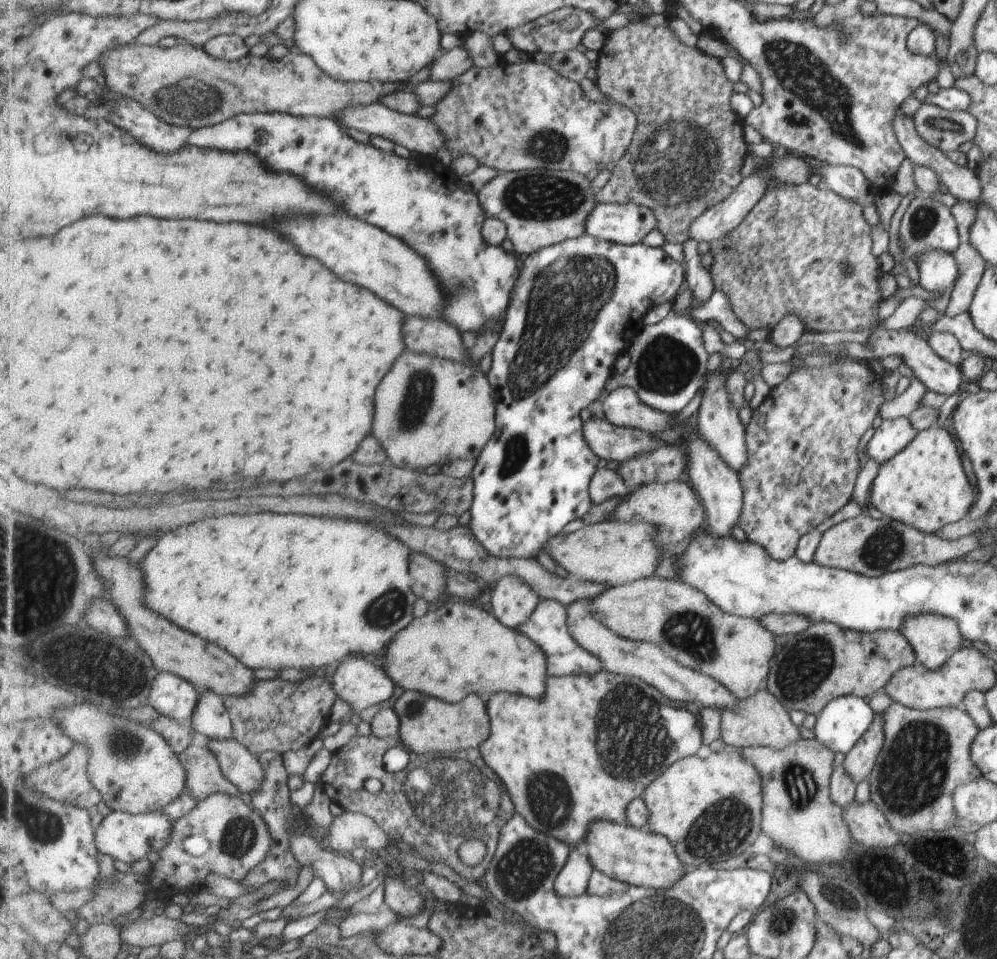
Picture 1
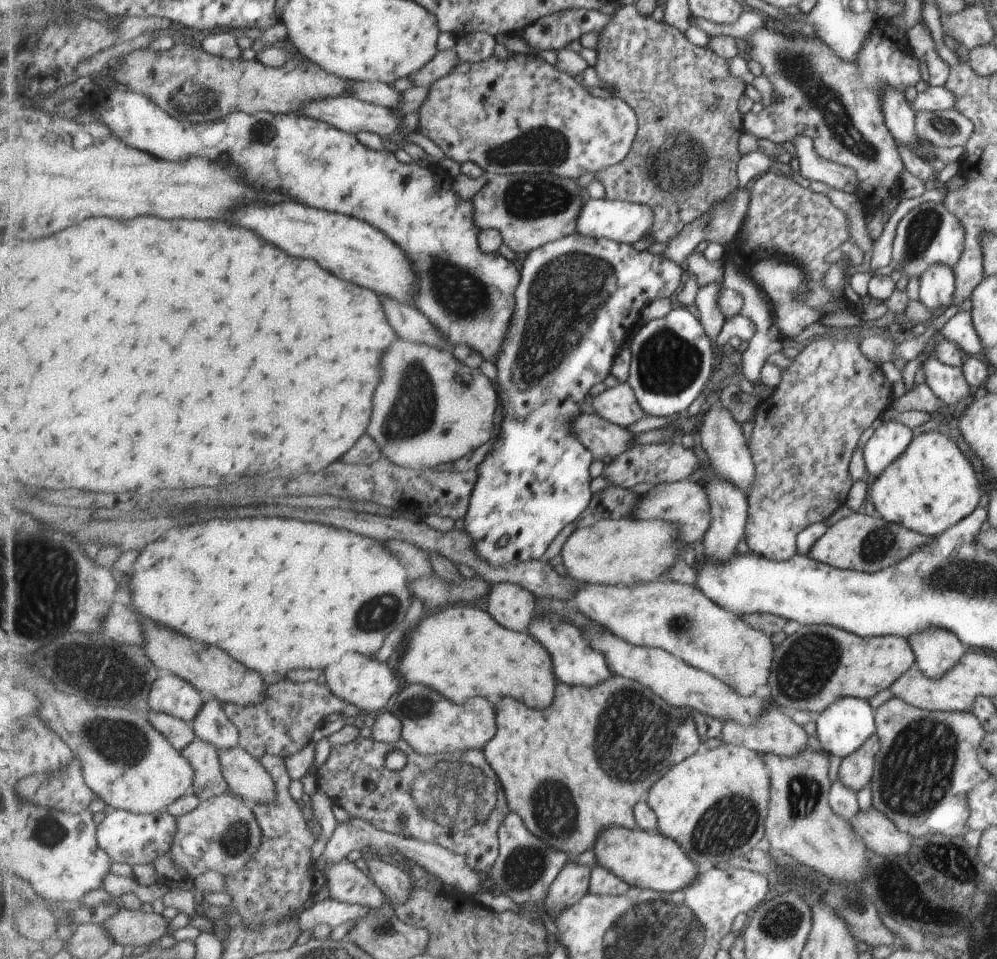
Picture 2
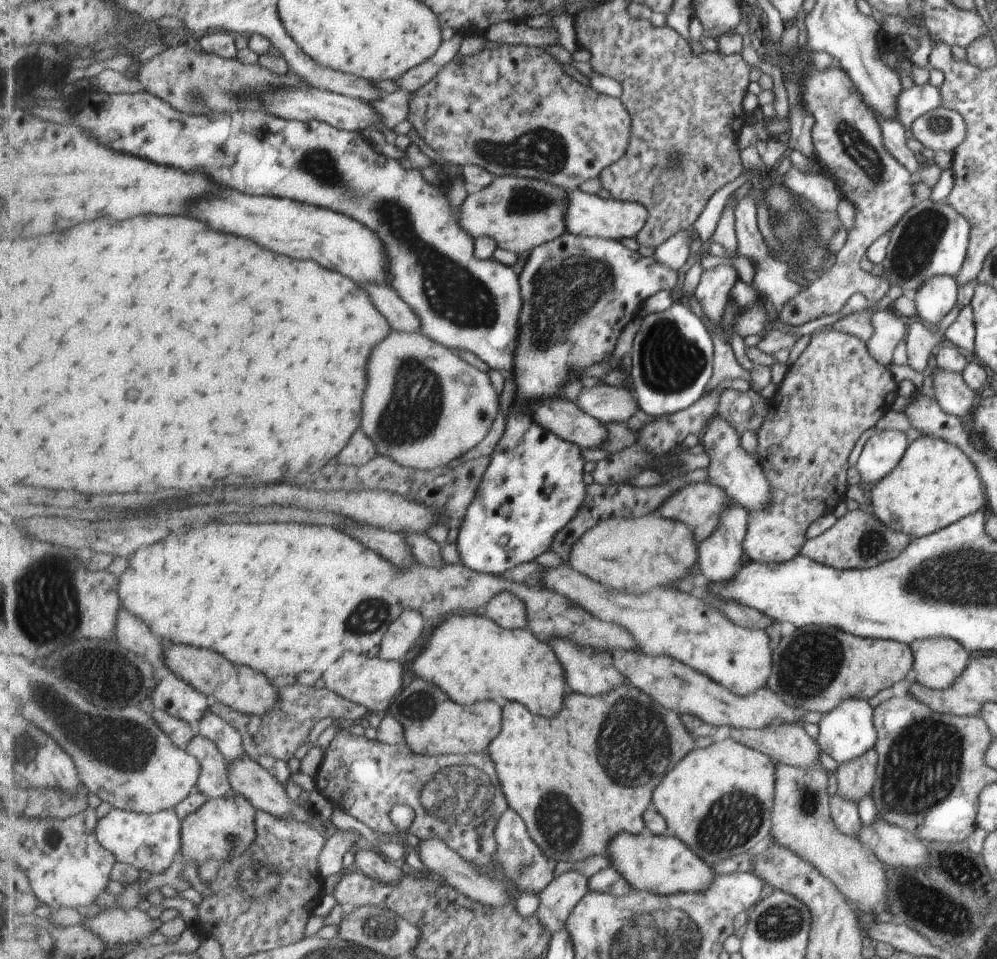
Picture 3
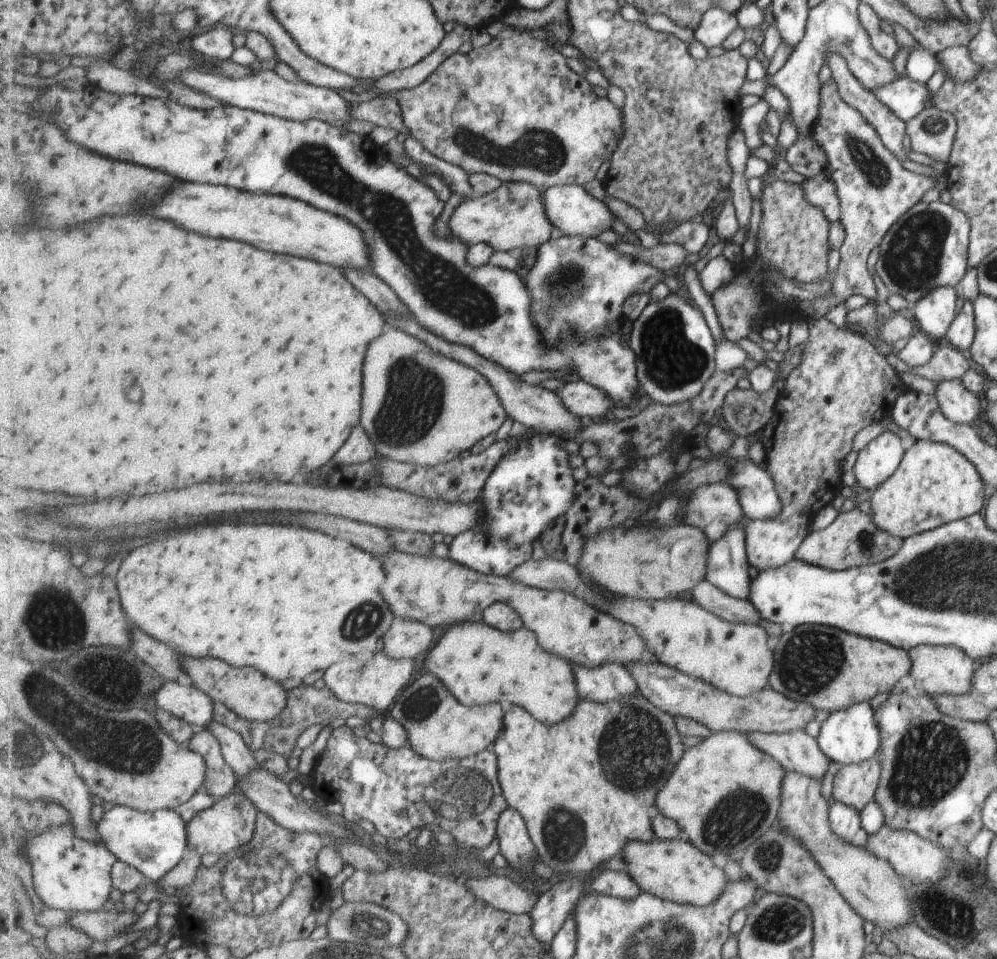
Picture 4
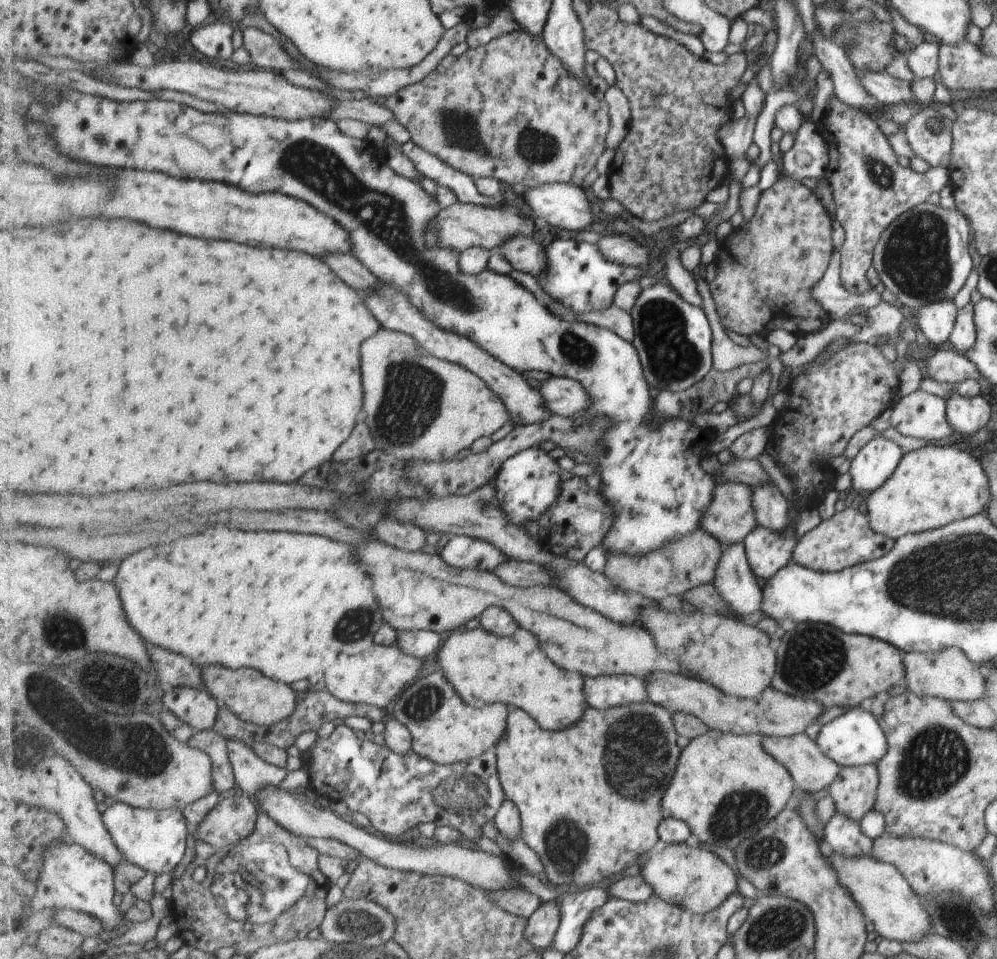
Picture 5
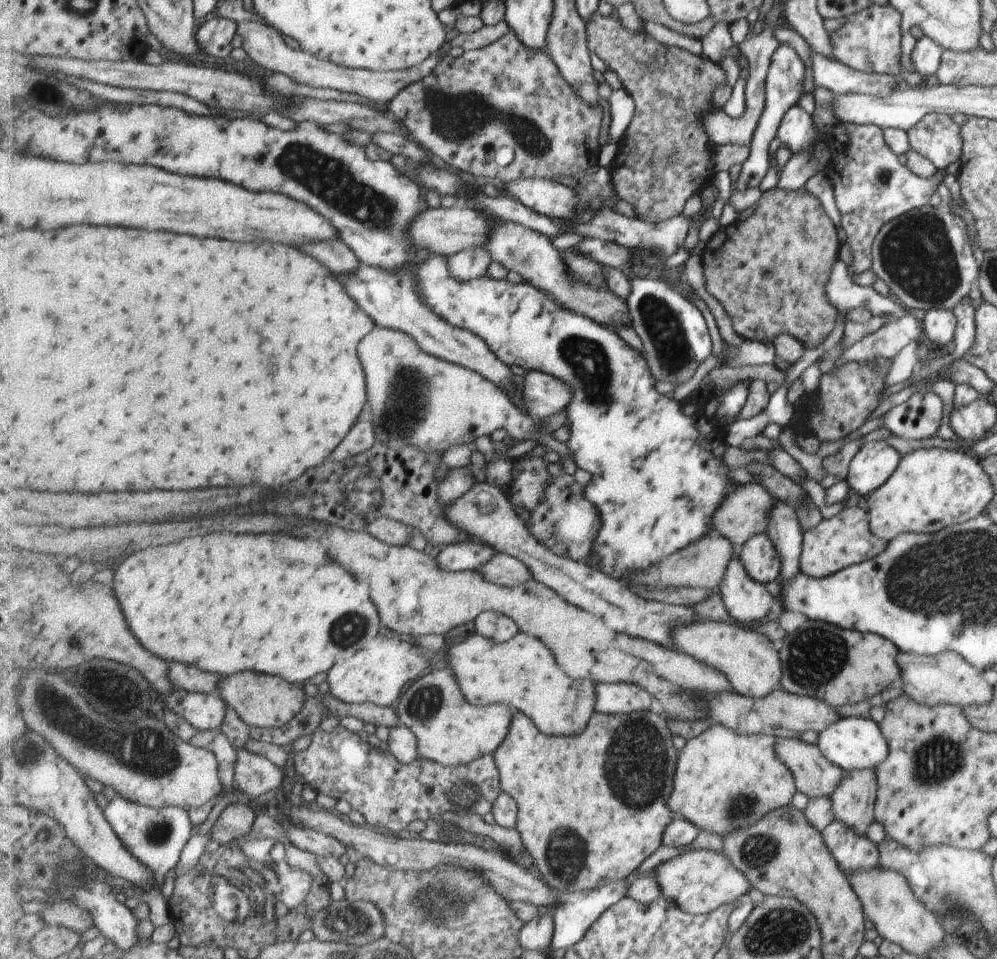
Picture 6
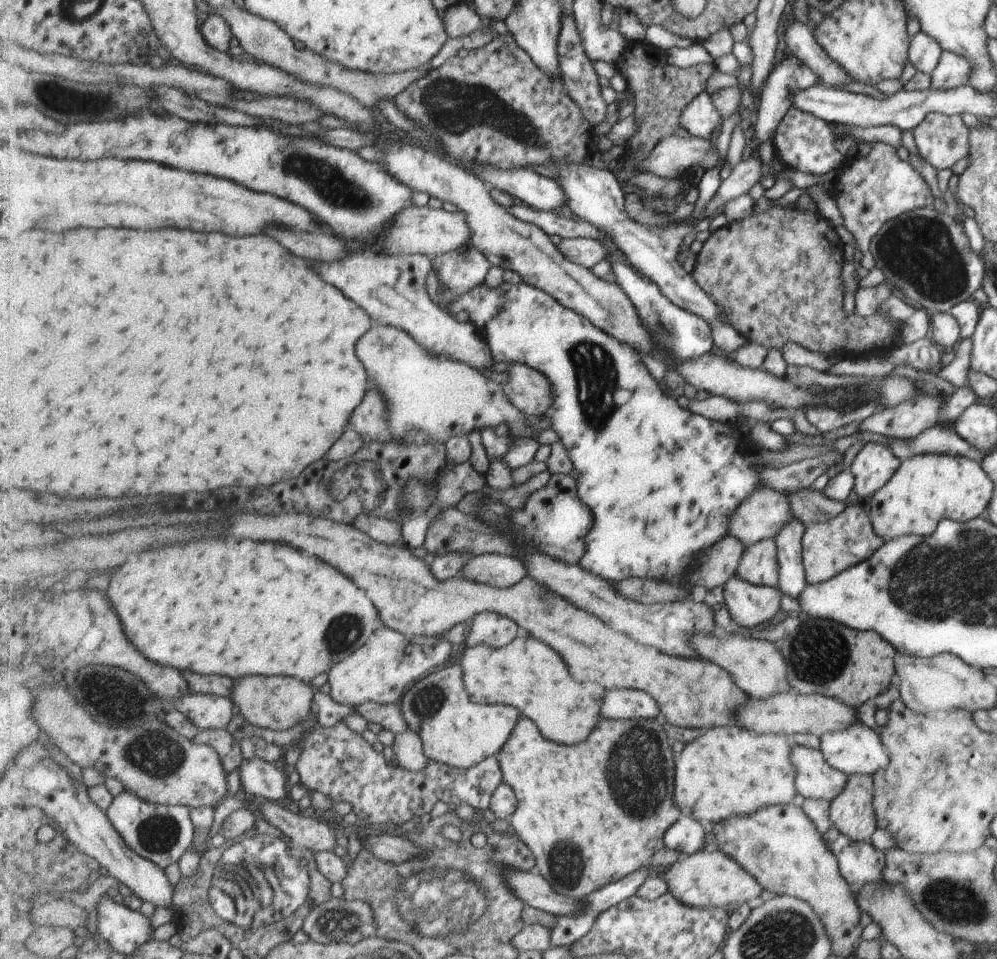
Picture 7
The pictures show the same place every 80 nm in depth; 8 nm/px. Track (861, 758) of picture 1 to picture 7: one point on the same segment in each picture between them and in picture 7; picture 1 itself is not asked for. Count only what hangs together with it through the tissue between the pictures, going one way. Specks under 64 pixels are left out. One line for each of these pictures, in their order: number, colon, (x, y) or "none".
2: (855, 771)
3: (854, 778)
4: (854, 785)
5: (853, 791)
6: (852, 800)
7: (851, 813)

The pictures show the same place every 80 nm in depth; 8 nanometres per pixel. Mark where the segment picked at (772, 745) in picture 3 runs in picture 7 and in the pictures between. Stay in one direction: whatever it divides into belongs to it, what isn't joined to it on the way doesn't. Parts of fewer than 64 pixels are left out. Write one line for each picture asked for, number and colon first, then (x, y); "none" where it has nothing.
4: (796, 751)
5: (810, 770)
6: (815, 776)
7: (815, 779)

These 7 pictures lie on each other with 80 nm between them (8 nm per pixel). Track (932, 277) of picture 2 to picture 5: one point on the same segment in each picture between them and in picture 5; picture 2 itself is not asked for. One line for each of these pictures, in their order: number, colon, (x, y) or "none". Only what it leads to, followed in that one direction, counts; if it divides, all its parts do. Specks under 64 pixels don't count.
3: (934, 299)
4: (933, 312)
5: (935, 320)

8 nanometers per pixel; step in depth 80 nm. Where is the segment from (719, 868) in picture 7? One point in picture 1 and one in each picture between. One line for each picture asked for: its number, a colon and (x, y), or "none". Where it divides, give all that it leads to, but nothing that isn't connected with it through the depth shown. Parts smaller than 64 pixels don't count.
1: (639, 857)
2: (648, 859)
3: (662, 864)
4: (673, 869)
5: (689, 875)
6: (699, 881)

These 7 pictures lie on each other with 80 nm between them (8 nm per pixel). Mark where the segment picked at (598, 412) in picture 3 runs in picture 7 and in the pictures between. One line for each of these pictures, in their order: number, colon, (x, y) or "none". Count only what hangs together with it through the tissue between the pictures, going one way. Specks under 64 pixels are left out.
4: (583, 399)
5: (566, 397)
6: (543, 395)
7: (530, 391)

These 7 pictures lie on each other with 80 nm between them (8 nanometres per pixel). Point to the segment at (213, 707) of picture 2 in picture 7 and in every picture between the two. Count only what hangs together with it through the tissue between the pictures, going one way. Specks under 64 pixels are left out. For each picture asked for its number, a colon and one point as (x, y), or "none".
3: (227, 737)
4: (237, 753)
5: (252, 773)
6: (255, 775)
7: (258, 777)

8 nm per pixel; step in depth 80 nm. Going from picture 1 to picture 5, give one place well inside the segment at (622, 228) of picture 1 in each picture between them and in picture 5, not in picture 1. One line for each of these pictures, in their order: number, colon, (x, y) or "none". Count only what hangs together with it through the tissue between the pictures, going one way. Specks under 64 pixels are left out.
2: (623, 221)
3: (588, 215)
4: (574, 211)
5: (565, 205)

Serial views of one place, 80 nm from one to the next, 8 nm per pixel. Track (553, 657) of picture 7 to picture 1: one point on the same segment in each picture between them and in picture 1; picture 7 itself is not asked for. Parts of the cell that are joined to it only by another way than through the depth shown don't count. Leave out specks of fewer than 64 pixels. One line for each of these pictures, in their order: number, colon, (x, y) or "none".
1: (458, 649)
2: (462, 651)
3: (473, 658)
4: (478, 662)
5: (486, 668)
6: (522, 672)

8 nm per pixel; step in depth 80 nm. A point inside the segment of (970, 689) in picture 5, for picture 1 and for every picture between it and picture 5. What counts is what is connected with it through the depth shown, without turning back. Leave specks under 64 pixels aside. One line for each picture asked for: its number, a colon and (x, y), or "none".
1: (934, 638)
2: (936, 649)
3: (937, 662)
4: (936, 670)

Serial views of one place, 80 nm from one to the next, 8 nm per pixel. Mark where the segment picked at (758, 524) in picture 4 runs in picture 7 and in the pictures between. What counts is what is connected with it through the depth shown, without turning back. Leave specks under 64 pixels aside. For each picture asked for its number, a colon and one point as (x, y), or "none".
5: (767, 551)
6: (759, 556)
7: (759, 564)

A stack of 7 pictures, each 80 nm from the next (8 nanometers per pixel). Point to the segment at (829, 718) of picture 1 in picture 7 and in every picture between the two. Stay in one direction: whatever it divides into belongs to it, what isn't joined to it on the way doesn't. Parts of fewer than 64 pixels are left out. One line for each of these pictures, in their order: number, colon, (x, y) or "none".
2: (843, 726)
3: (844, 733)
4: (851, 735)
5: (853, 738)
6: (851, 742)
7: (857, 750)

